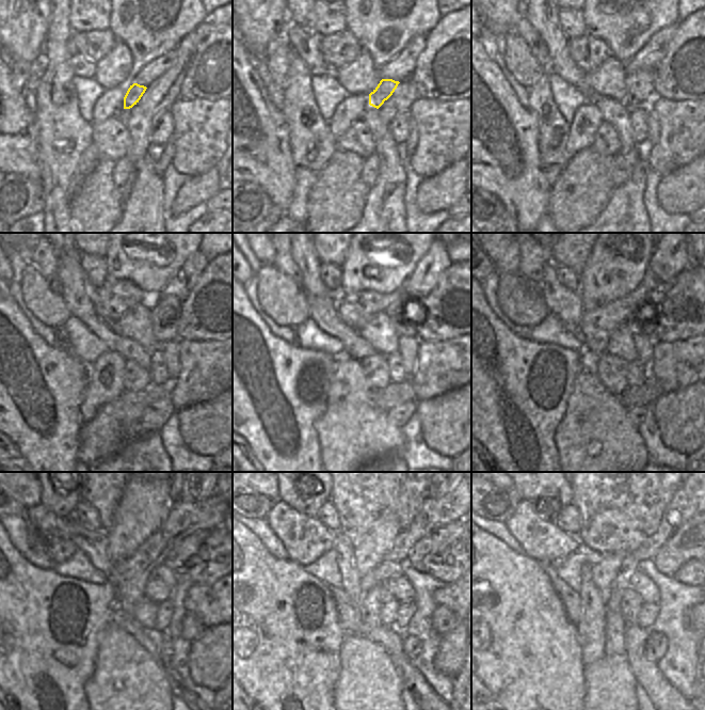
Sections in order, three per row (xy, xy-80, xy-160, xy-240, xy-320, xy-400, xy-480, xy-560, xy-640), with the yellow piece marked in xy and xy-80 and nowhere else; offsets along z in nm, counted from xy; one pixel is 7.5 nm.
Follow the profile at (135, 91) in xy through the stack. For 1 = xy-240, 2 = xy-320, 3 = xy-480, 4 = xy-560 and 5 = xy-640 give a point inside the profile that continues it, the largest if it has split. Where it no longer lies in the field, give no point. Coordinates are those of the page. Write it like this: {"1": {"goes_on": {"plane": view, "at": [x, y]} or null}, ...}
{"1": {"goes_on": {"plane": "xy-240", "at": [162, 315]}}, "2": {"goes_on": {"plane": "xy-320", "at": [404, 326]}}, "3": {"goes_on": {"plane": "xy-480", "at": [177, 552]}}, "4": {"goes_on": {"plane": "xy-560", "at": [438, 539]}}, "5": {"goes_on": {"plane": "xy-640", "at": [688, 542]}}}

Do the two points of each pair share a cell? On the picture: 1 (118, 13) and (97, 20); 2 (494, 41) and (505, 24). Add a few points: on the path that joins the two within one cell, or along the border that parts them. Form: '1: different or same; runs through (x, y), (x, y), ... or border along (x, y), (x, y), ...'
1: different; border along (111, 11), (108, 29)
2: different; border along (483, 28), (500, 38)

